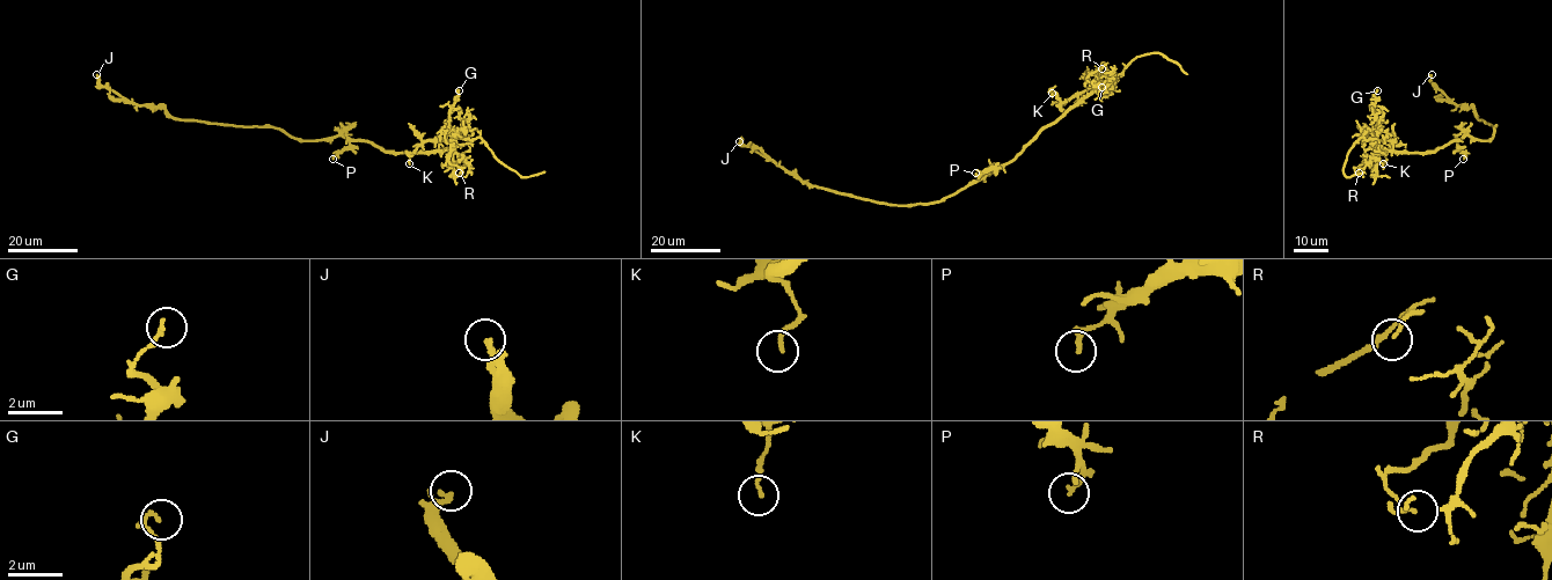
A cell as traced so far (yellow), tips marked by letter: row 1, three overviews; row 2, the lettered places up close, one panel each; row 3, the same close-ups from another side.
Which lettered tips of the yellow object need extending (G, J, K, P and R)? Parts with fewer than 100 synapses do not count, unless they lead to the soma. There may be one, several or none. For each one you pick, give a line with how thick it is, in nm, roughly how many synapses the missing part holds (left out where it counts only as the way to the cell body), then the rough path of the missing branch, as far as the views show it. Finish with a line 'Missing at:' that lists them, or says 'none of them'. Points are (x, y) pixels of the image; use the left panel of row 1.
Missing at: none of them

